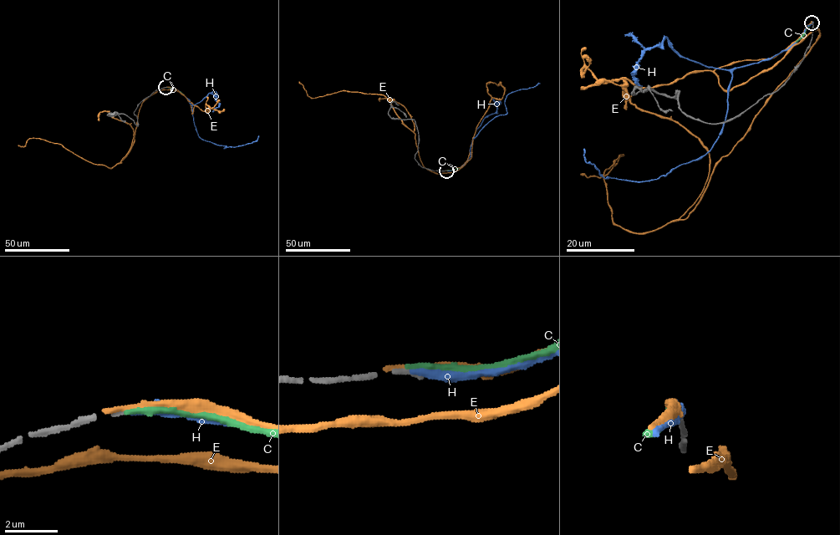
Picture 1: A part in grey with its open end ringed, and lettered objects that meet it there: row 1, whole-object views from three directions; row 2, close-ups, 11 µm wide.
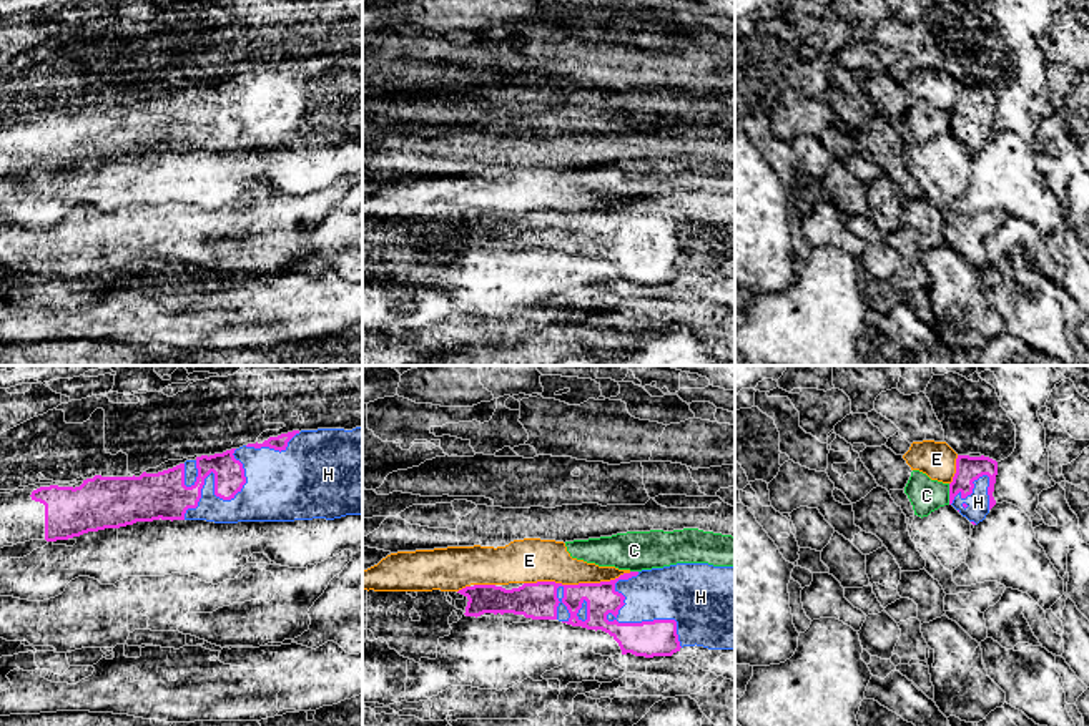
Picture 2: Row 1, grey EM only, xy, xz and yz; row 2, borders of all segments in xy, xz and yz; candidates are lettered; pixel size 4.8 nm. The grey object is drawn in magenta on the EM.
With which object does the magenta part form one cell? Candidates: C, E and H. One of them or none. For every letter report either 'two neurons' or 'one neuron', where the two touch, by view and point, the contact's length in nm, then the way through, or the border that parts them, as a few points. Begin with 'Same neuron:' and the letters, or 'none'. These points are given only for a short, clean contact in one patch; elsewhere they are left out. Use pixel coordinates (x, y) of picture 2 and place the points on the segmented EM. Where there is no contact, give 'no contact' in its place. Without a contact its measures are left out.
Same neuron: H
C: two neurons; contact yz (950, 494); length 100 nm
E: two neurons; contact xz (579, 583); length 500 nm
H: one neuron; contact xz (639, 623); length 460 nm

